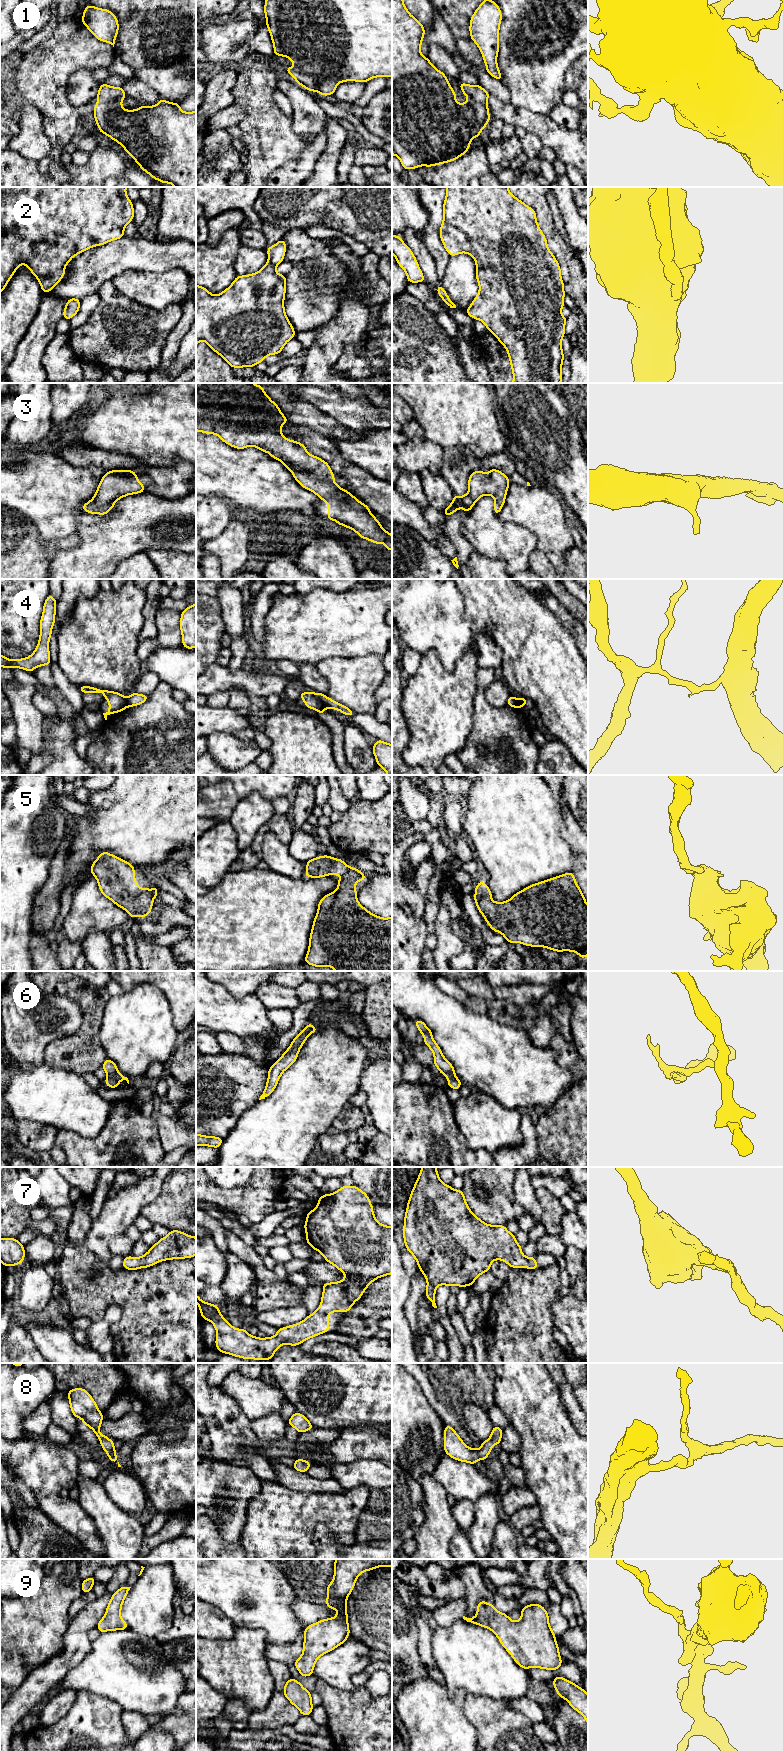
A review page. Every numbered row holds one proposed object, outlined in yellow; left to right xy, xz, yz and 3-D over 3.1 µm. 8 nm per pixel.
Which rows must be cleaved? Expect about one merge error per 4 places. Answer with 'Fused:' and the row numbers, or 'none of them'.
Fused: 4, 6

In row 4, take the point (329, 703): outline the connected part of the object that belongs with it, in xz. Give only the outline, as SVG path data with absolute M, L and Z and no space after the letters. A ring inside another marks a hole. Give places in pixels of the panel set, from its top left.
M315 693L315 695L325 705L326 708L338 710L347 716L355 715L355 713L348 707L328 698L325 694Z

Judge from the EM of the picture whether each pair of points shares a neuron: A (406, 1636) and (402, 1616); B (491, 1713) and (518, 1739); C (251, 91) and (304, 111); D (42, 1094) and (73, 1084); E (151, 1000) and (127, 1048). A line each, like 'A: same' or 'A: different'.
A: same
B: same
C: different
D: same
E: same

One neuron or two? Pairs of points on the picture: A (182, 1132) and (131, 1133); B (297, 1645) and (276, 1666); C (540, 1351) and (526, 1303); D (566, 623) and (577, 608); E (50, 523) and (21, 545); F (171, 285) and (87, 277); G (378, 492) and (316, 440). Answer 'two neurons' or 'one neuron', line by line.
A: two neurons
B: two neurons
C: one neuron
D: two neurons
E: two neurons
F: two neurons
G: one neuron

